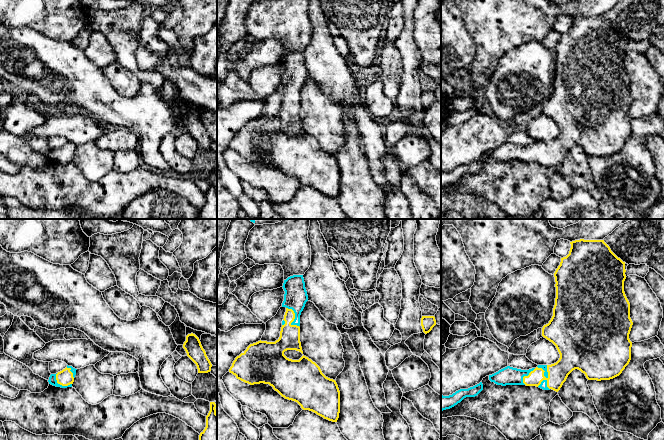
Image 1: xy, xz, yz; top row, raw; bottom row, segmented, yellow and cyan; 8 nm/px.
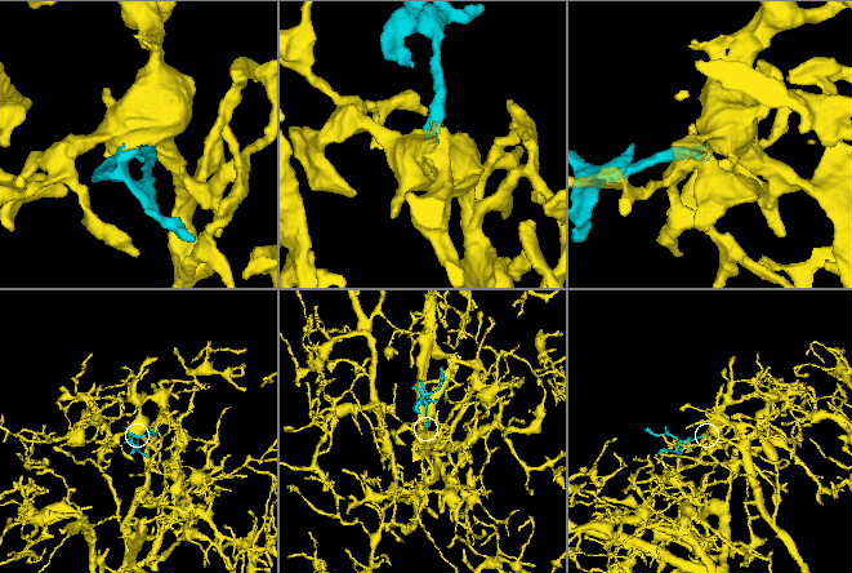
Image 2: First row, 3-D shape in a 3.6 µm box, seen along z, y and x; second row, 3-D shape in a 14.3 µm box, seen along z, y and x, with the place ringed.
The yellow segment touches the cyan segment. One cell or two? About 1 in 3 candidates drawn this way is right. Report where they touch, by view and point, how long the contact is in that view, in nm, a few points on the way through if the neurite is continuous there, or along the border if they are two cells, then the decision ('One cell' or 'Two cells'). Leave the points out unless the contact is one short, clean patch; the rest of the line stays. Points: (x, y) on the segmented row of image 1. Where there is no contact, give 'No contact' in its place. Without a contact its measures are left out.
Touches yellow at yz (545, 377). Shared border 220 nm. Path across: yz (570, 359), (553, 376), (545, 377), (544, 367). One cell

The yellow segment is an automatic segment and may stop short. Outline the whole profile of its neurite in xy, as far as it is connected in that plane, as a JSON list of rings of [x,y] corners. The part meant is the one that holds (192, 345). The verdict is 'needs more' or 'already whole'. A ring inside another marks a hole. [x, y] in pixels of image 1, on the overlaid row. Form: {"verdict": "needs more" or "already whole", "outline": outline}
{"verdict": "already whole", "outline": [[[191,333],[186,336],[183,344],[187,356],[196,364],[198,373],[208,373],[211,371],[212,364],[203,349],[199,338]]]}

